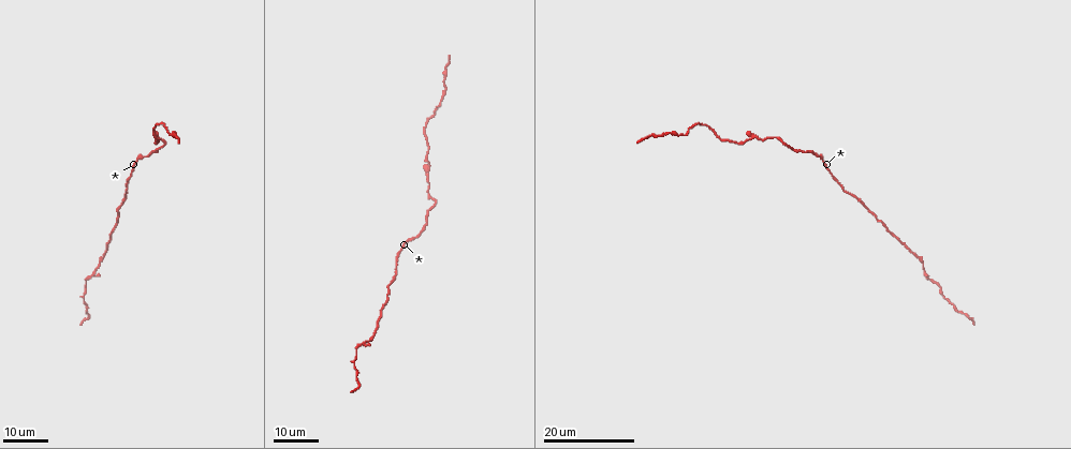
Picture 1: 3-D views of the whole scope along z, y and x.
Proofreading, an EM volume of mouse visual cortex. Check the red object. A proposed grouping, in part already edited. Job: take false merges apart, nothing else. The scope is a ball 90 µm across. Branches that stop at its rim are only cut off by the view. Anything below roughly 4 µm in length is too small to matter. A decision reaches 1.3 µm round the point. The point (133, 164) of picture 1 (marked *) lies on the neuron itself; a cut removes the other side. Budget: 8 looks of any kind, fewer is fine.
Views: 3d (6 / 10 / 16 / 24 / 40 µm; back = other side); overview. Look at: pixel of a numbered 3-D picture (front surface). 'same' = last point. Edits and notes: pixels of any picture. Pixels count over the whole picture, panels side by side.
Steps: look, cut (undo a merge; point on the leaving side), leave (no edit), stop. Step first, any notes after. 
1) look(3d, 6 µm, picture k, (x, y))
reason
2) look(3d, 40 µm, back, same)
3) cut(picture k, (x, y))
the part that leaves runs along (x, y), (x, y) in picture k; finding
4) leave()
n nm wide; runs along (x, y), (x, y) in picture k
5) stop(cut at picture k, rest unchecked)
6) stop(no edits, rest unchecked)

look(3d, 16 µm, picture 1, (751, 136))
sudden change in width

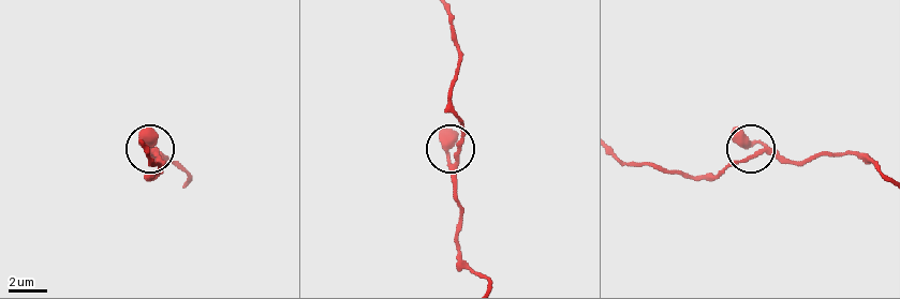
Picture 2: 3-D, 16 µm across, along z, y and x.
look(3d, 6 µm, picture 2, (755, 155))
closer look

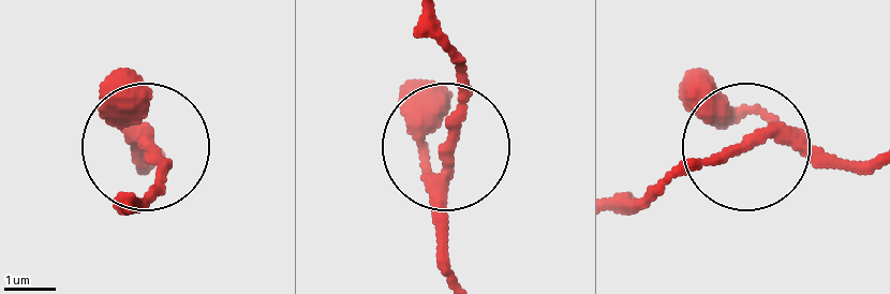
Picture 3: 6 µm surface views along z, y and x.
leave()
260 nm wide; one neuron here

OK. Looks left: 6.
look(3d, 16 µm, picture 1, (359, 345))
sudden change in width

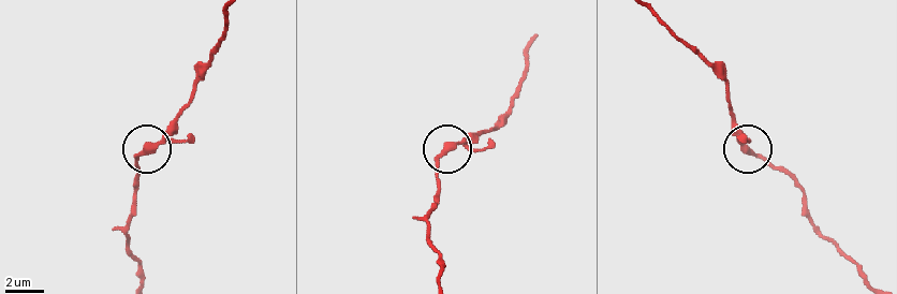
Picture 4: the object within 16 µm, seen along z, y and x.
look(3d, 10 µm, picture 4, (750, 148))
zoom in

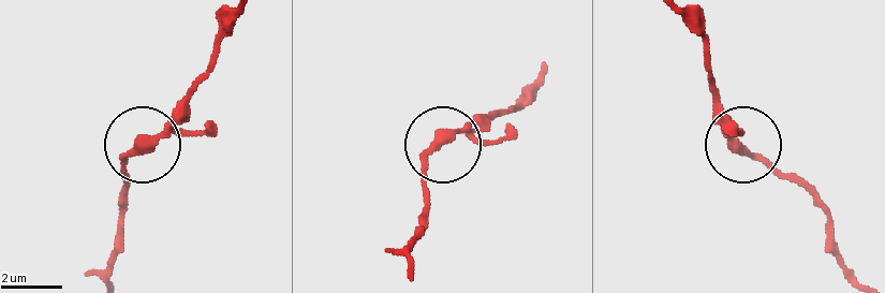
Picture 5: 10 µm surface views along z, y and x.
leave()
runs along (235, 18), (187, 103), (124, 157), (124, 201) in picture 5; all the same neuron

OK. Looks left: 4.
look(3d, 24 µm, picture 1, (355, 362))
three-way junction

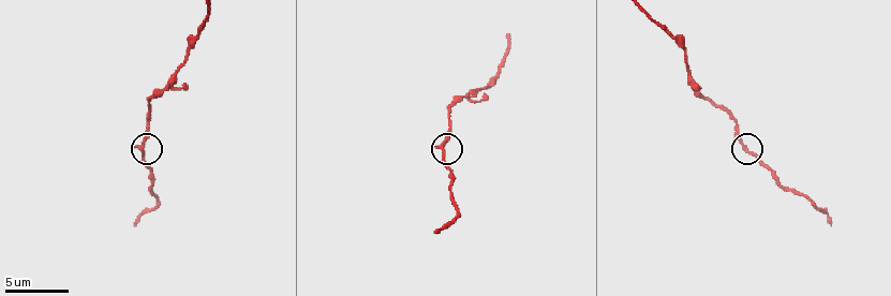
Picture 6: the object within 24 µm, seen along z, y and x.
look(3d, 10 µm, picture 6, (141, 152))

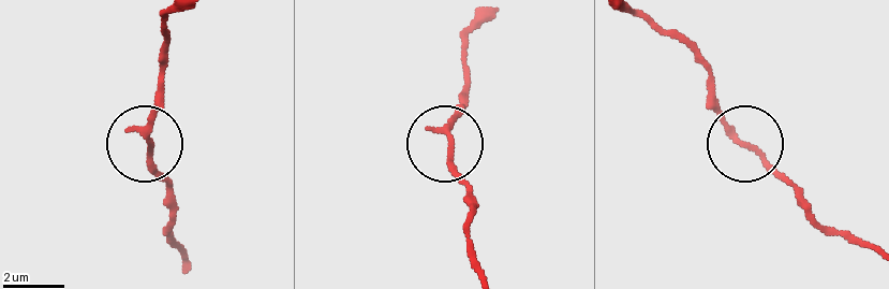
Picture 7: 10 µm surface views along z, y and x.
leave()
runs along (635, 13), (666, 29), (705, 67), (720, 121), (810, 203) in picture 7; all the same neuron

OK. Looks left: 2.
look(3d, 10 µm, picture 6, (492, 84))
sudden change in width

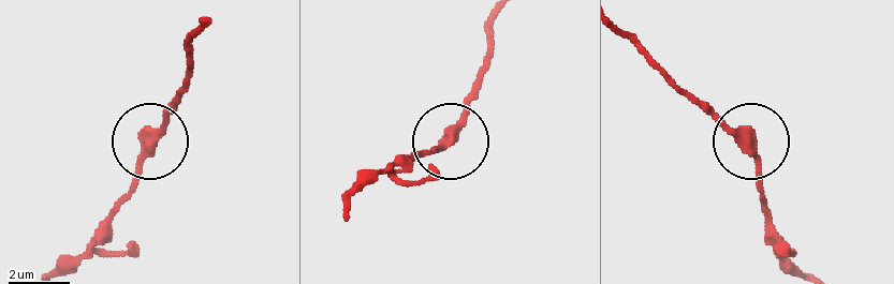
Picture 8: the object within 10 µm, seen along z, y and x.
leave()
runs along (621, 31), (675, 86), (750, 139), (760, 206) in picture 8; one neuron here

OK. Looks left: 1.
stop(no edits, rest unchecked)

